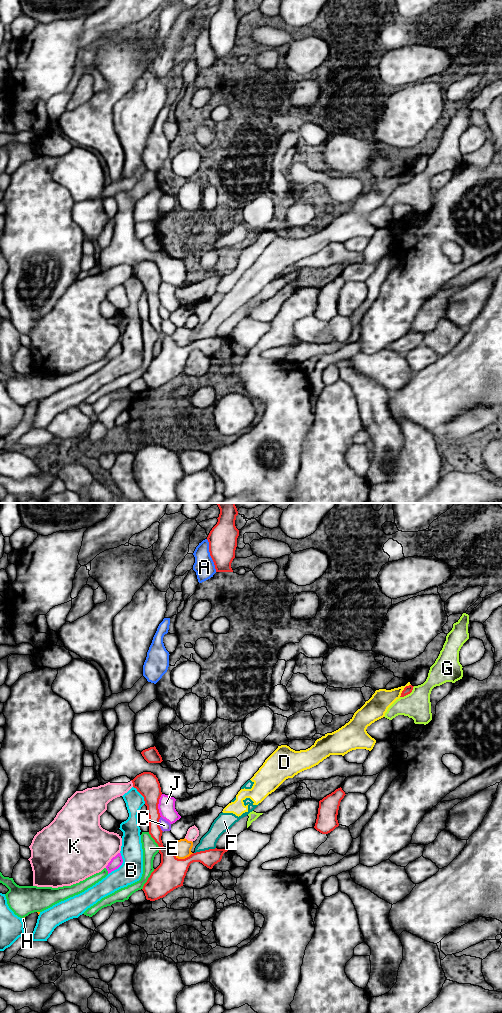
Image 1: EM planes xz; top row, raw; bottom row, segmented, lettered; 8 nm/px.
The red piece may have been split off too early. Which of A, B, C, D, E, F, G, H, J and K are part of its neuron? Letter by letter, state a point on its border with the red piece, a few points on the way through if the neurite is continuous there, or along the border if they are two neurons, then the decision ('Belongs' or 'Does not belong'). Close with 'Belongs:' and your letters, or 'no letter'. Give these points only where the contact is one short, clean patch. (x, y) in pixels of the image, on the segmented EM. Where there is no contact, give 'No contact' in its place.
A: Touches red at xz (210, 555). Does not belong
B: Touches red at xz (141, 794). Does not belong
C: Touches red at xz (158, 824). Does not belong
D: Touches red at xz (404, 689). Boundary: xz (410, 684), (404, 688), (399, 696). Does not belong
E: Touches red at xz (148, 879). Does not belong
F: Touches red at xz (205, 850). Boundary: xz (215, 847), (194, 853). Does not belong
G: Touches red at xz (408, 693). Does not belong
H: Touches red at xz (181, 859). Boundary: xz (171, 848), (178, 858), (186, 858), (193, 853). Does not belong
J: Touches red at xz (157, 805). Boundary: xz (162, 794), (158, 804), (160, 816). Does not belong
K: Touches red at xz (132, 782). Boundary: xz (131, 780), (133, 786). Does not belong
Belongs: no letter

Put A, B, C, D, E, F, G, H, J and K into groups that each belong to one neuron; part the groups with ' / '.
A / B / C / D F H / E / G / J / K

